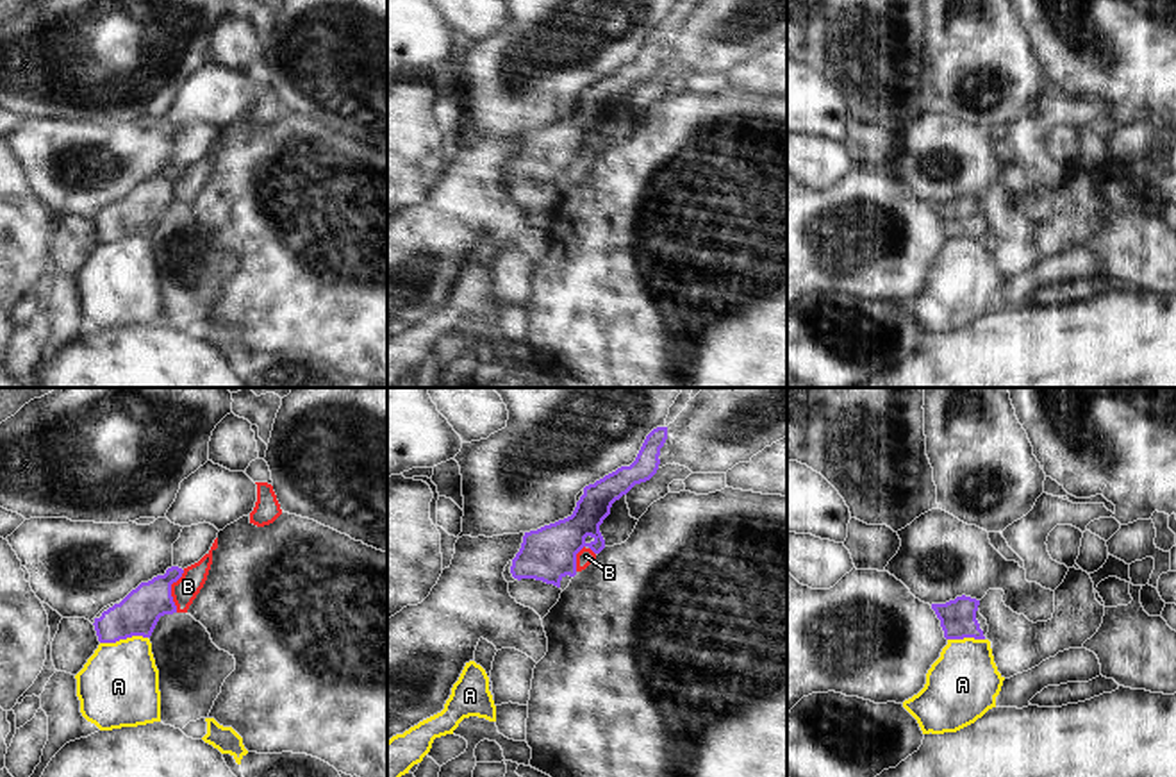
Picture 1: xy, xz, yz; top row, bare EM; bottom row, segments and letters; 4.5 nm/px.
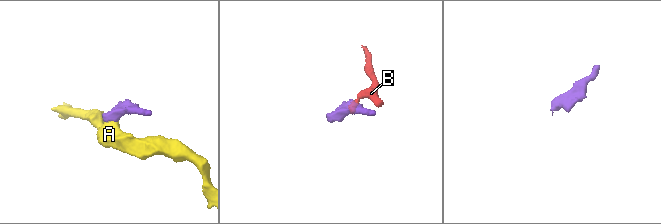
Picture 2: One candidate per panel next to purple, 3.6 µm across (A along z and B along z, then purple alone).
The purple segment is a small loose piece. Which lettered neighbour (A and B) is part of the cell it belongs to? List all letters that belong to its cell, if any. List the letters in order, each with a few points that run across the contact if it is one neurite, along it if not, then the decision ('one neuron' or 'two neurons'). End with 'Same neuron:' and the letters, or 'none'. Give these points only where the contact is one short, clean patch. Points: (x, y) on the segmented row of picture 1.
A: line xy (147, 636), (127, 636), (100, 643); two neurons
B: line xy (184, 570), (172, 584), (175, 611); two neurons
Same neuron: none

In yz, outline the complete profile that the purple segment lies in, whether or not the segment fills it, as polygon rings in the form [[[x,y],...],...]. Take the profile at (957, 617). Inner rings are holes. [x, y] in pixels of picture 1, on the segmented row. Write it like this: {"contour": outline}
{"contour": [[[957,597],[946,604],[932,604],[946,639],[985,639],[989,632],[987,620],[980,614],[980,600]]]}

